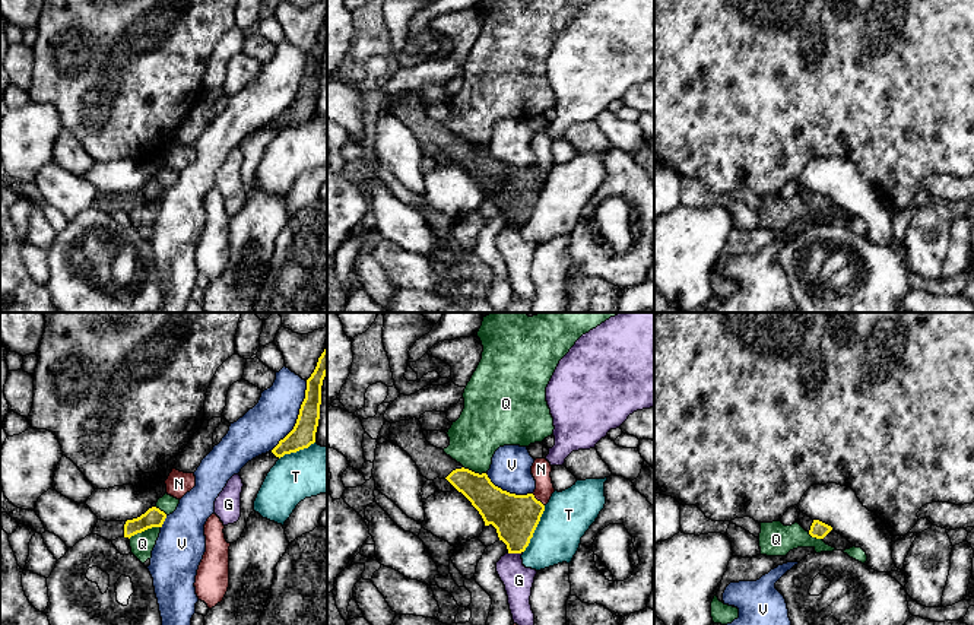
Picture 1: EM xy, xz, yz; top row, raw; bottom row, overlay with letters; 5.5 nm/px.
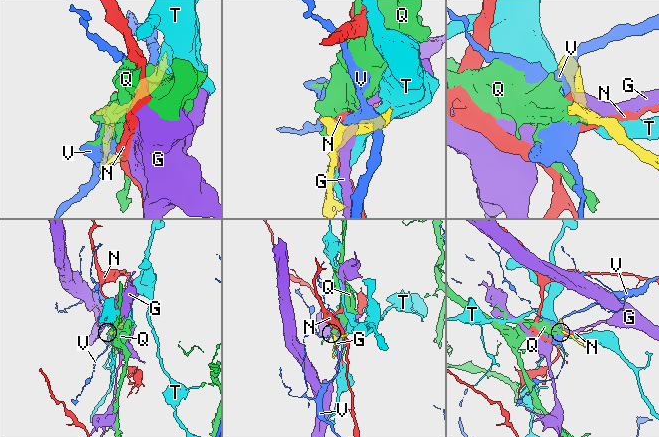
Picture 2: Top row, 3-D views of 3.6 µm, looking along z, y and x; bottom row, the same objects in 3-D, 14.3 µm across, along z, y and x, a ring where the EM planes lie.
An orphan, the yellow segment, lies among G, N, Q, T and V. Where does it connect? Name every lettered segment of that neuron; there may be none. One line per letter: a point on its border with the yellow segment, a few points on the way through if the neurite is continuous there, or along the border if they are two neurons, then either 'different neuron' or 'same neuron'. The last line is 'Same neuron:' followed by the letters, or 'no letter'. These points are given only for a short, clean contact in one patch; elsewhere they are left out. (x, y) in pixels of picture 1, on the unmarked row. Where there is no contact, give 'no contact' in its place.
G: contact xz (514, 225); different neuron
N: contact xz (536, 173); different neuron
Q: contact xy (143, 203); different neuron
T: contact xz (535, 202); different neuron
V: contact xy (298, 89); different neuron
Same neuron: no letter

